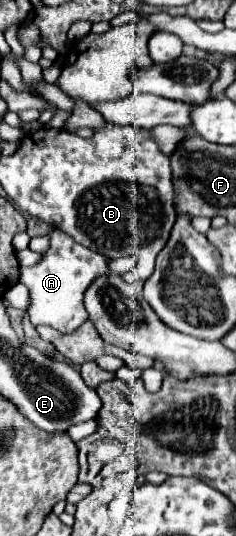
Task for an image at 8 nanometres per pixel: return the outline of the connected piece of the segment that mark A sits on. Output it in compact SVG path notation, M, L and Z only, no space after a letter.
M51 229L47 237L51 239L51 247L41 255L41 261L33 267L21 269L21 283L29 287L31 295L27 315L31 317L31 323L35 327L49 325L61 333L71 333L89 317L83 307L83 295L89 283L93 283L93 279L101 275L111 275L107 267L109 259L101 253L81 247L61 229Z

